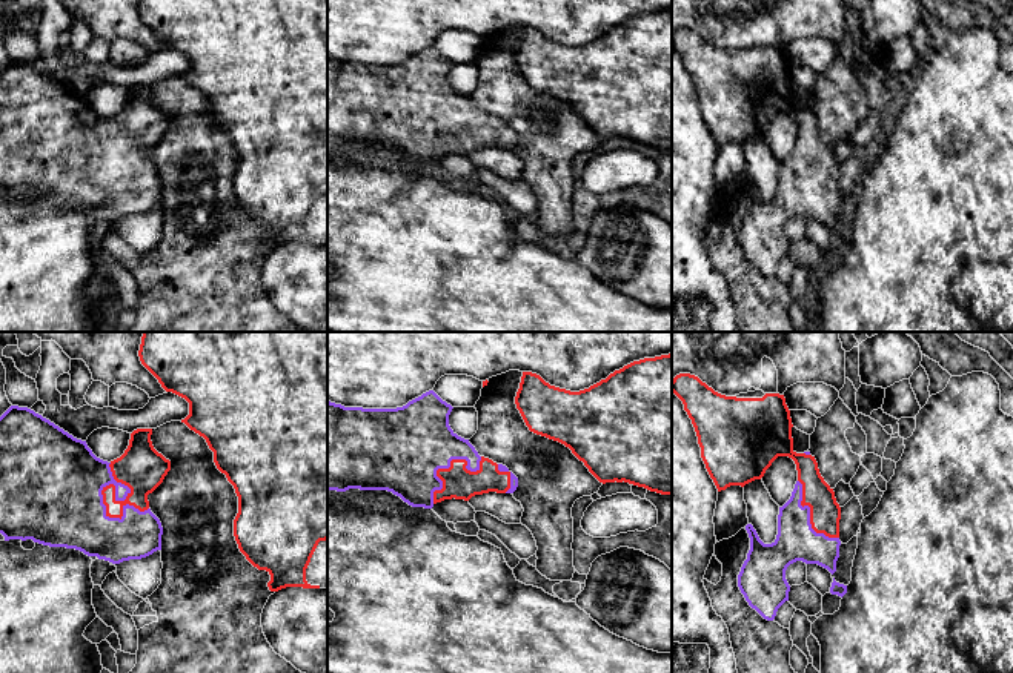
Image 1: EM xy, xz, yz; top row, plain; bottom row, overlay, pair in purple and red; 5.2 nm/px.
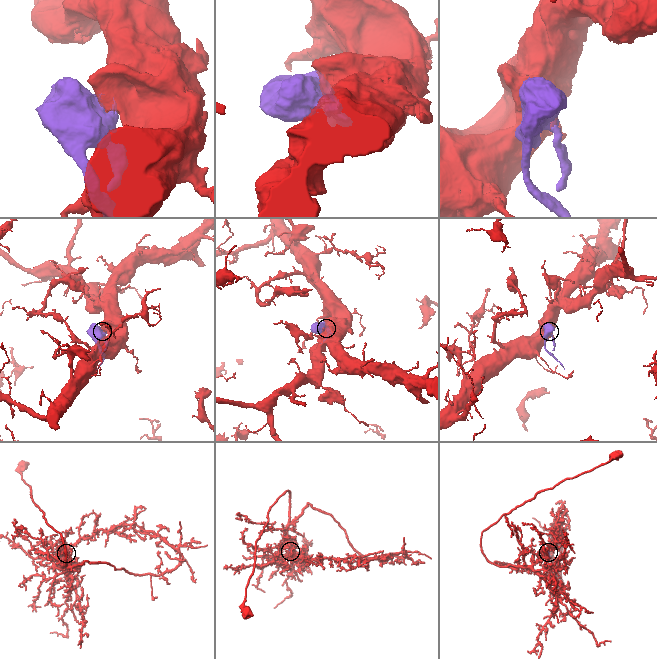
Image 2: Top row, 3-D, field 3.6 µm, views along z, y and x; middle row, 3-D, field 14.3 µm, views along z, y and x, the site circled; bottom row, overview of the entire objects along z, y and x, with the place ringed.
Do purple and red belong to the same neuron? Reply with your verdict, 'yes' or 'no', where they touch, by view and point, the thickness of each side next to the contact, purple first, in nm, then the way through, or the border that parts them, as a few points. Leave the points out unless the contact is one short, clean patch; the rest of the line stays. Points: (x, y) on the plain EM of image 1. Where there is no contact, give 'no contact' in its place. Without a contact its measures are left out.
yes | xy (102, 145) | 500/240 nm

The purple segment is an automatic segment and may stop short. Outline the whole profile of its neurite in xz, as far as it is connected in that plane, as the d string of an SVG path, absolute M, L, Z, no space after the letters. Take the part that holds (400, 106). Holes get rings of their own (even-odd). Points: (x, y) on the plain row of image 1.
M433 46L397 65L344 63L327 57L327 146L387 146L412 163L432 164L444 155L469 157L489 148L513 149L518 134L480 112L449 81L452 61Z

